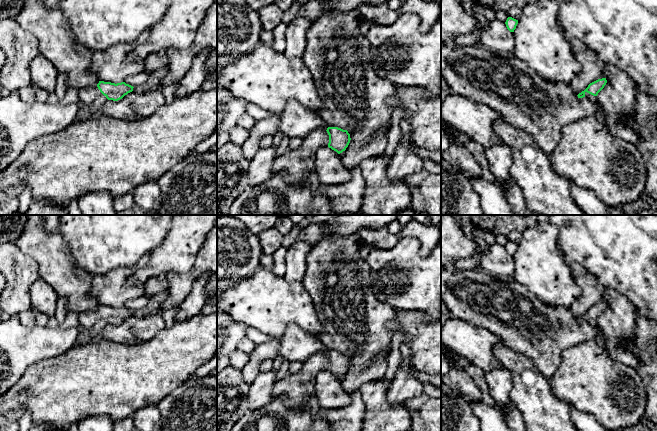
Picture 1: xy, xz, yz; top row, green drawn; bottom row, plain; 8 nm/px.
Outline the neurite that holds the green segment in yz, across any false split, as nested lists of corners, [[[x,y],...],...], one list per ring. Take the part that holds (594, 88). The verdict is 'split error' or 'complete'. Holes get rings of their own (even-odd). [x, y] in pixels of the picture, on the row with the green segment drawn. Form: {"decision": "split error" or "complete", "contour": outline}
{"decision": "split error", "contour": [[[606,78],[598,79],[588,85],[588,87],[579,93],[577,96],[578,98],[586,97],[588,98],[592,103],[597,103],[597,95],[598,93],[604,88],[606,85],[607,80]]]}

